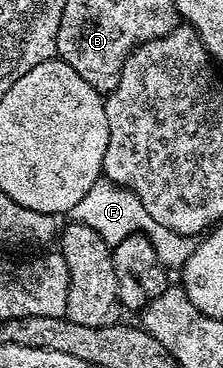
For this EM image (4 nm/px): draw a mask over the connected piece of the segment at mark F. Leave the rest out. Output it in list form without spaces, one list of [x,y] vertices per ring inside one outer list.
[[[105,177],[96,180],[92,189],[88,189],[88,193],[84,193],[84,197],[80,197],[80,202],[72,205],[68,215],[81,227],[87,227],[100,233],[102,240],[111,245],[124,241],[124,237],[132,237],[136,234],[146,235],[156,249],[156,257],[160,257],[162,266],[167,269],[183,268],[188,259],[192,257],[196,246],[195,240],[191,236],[181,235],[172,229],[164,229],[164,225],[160,225],[160,221],[152,221],[148,209],[144,209],[144,205],[140,205],[140,197],[136,197],[128,189],[118,187]]]

